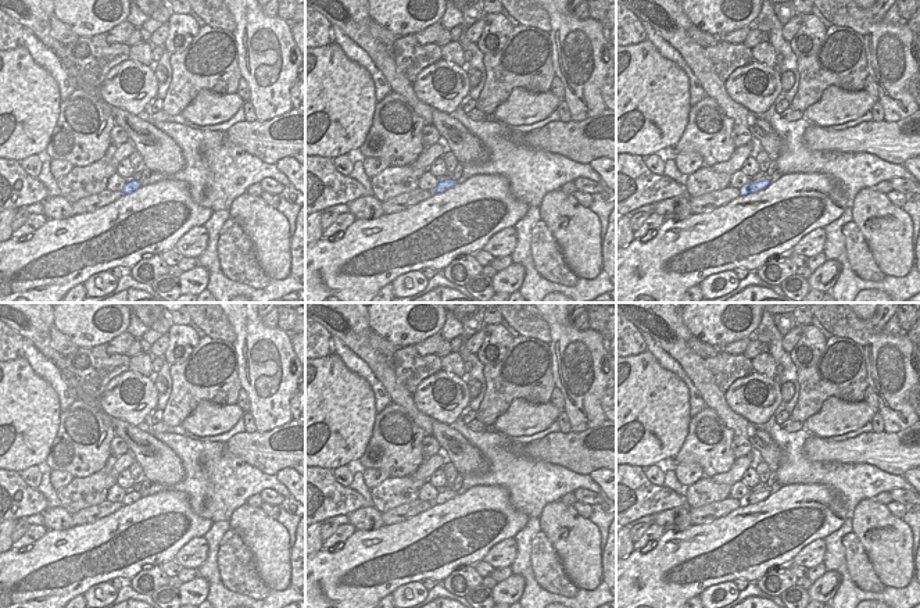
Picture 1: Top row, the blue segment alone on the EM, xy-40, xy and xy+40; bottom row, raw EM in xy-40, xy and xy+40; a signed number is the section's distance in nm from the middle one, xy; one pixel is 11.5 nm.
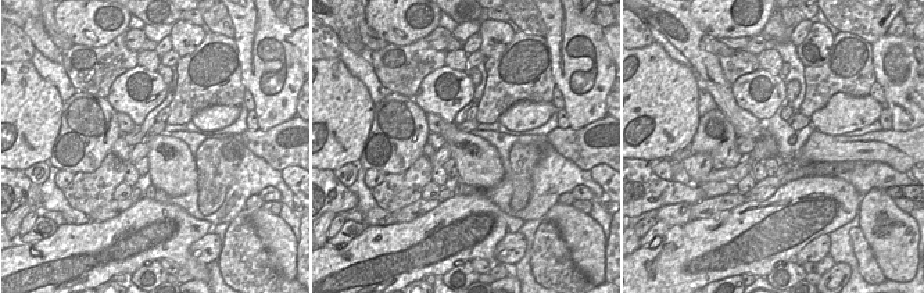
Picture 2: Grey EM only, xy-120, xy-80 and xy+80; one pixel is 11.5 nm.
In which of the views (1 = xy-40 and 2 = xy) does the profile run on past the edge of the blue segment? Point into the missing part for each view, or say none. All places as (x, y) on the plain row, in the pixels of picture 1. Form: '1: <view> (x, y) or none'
1: none
2: none

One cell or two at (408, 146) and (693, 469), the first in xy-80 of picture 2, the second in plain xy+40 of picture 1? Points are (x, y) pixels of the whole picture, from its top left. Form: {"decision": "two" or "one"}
{"decision": "two"}

